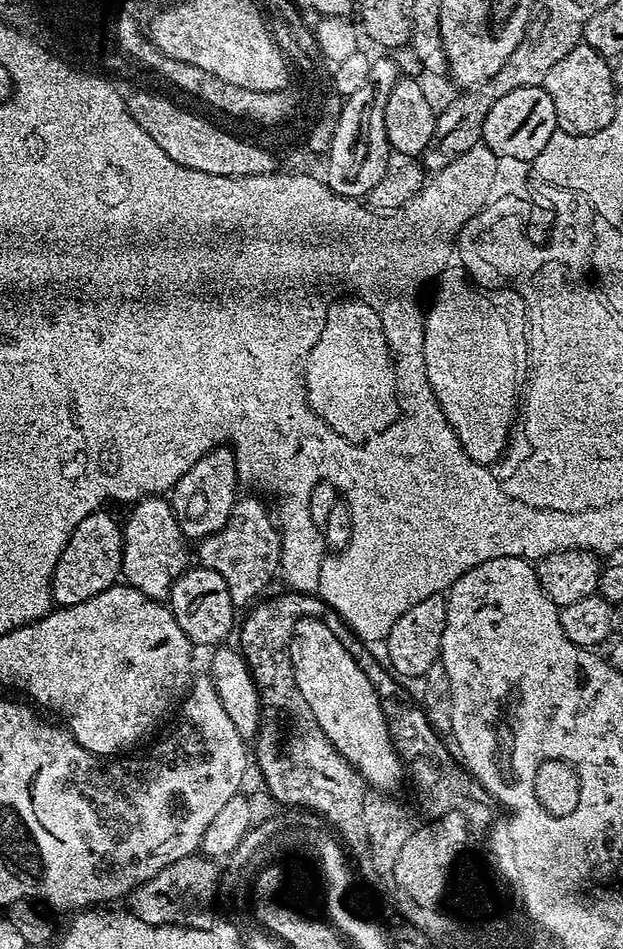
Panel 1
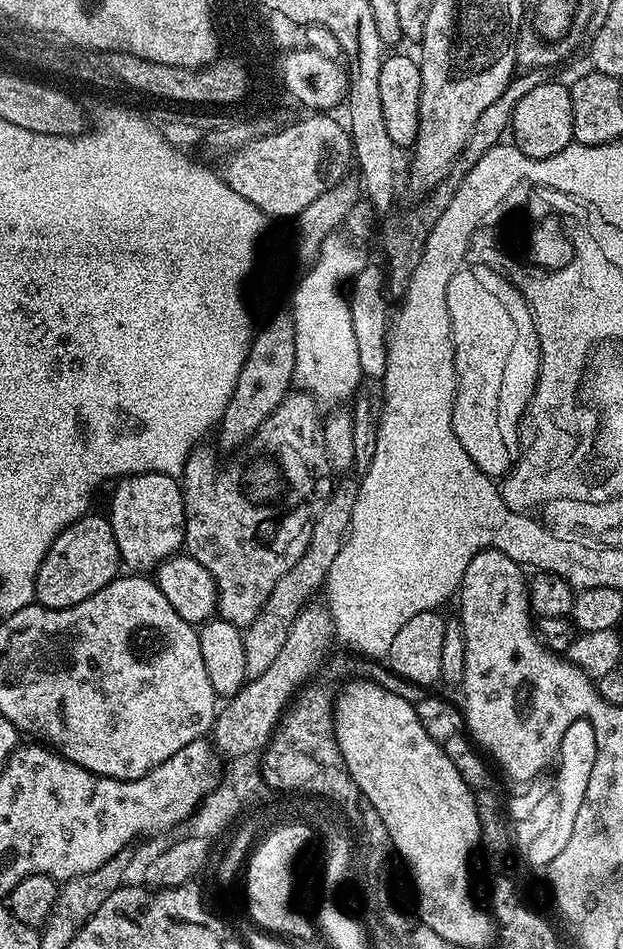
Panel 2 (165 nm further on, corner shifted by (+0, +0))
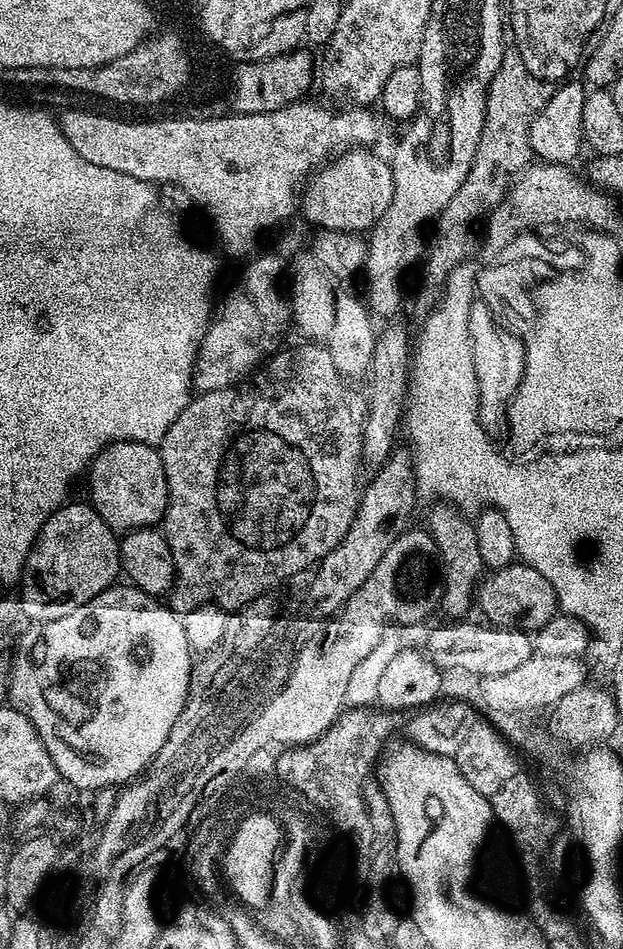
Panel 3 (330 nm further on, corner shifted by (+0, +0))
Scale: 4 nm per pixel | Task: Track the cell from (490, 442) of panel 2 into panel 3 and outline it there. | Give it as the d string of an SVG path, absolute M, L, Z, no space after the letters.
M481 302L473 303L469 314L470 340L473 344L474 372L477 374L477 394L480 396L479 415L480 422L489 436L499 437L500 431L508 428L508 406L512 395L518 390L522 382L524 373L524 345L521 343L521 337L516 334L507 332L506 329L500 328L498 321L492 317L492 312L486 305Z

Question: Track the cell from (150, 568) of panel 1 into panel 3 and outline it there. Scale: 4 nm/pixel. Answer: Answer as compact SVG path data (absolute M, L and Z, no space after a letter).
M119 440L113 444L107 444L95 458L87 469L88 492L90 503L95 508L113 532L123 534L132 532L136 528L150 528L159 525L164 519L164 512L168 509L168 487L166 486L166 470L162 466L162 458L159 451L151 444L142 442L130 442L129 440Z

